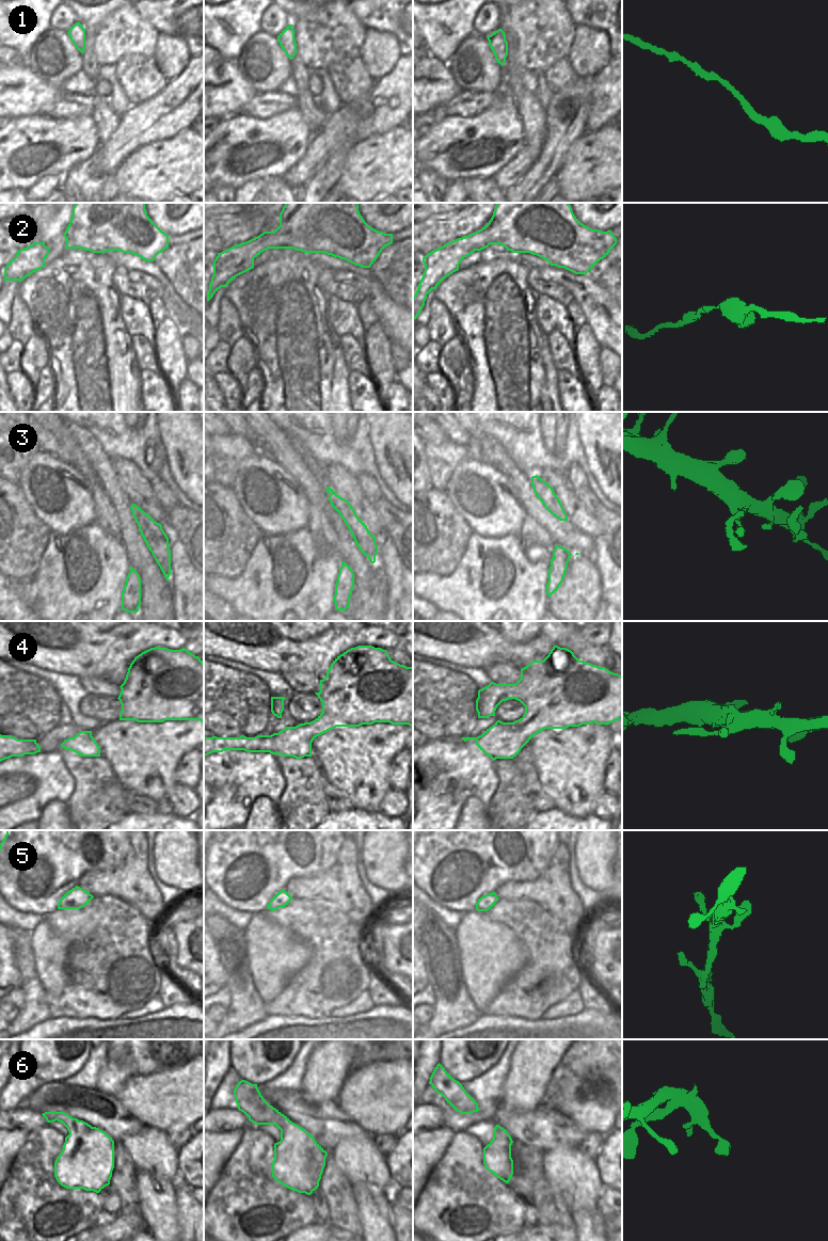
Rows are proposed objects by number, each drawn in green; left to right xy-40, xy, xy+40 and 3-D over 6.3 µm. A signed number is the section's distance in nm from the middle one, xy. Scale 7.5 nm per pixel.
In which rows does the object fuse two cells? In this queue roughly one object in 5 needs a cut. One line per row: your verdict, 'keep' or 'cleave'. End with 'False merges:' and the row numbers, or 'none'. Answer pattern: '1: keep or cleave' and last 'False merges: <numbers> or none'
1: keep
2: keep
3: keep
4: keep
5: keep
6: keep
False merges: none

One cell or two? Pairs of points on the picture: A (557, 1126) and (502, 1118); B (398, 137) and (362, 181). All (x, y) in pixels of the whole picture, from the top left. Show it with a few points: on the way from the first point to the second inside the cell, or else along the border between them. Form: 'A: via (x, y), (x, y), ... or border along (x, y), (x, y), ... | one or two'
A: via (543, 1126), (521, 1126), (515, 1123) | one
B: via (396, 147), (372, 171) | one

